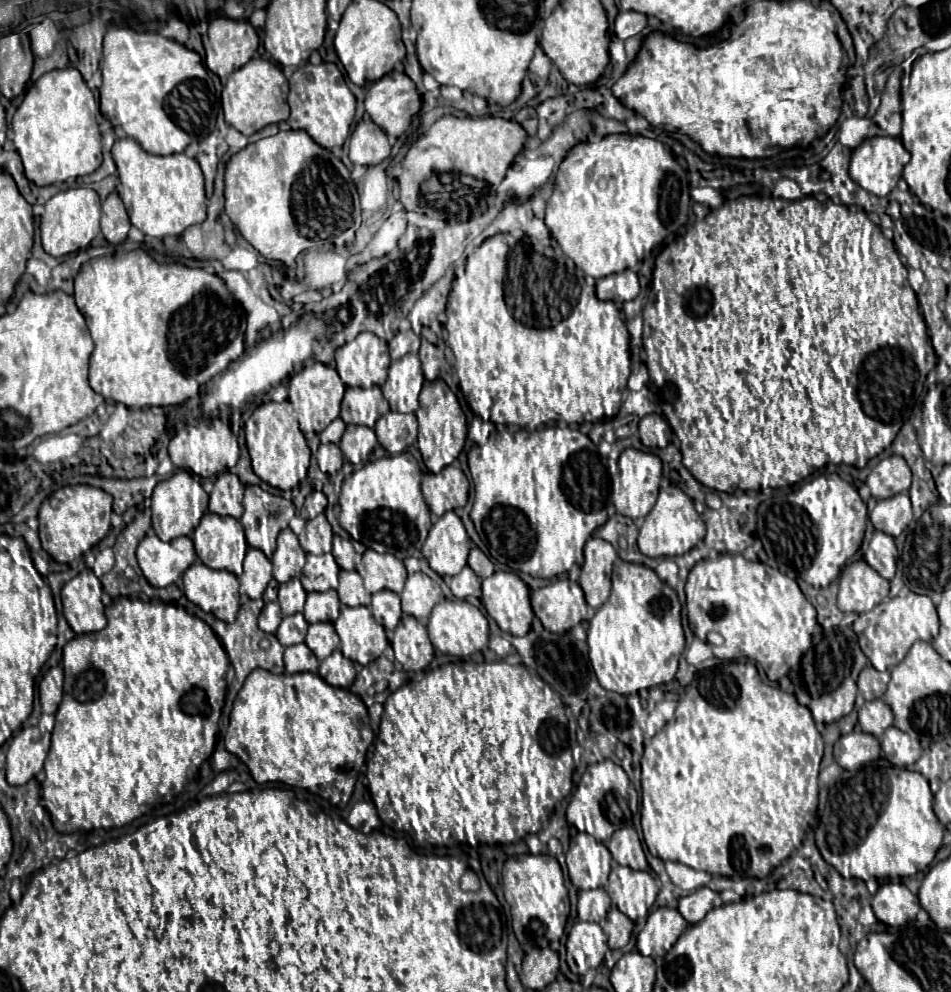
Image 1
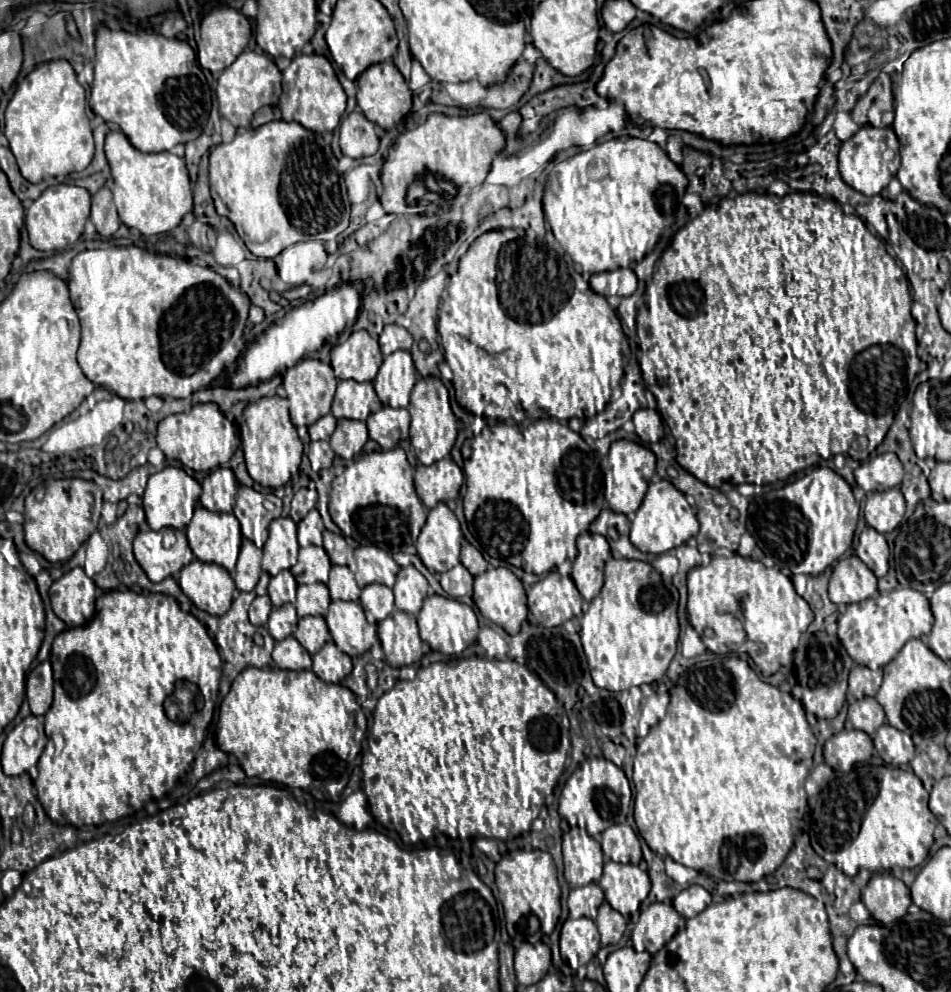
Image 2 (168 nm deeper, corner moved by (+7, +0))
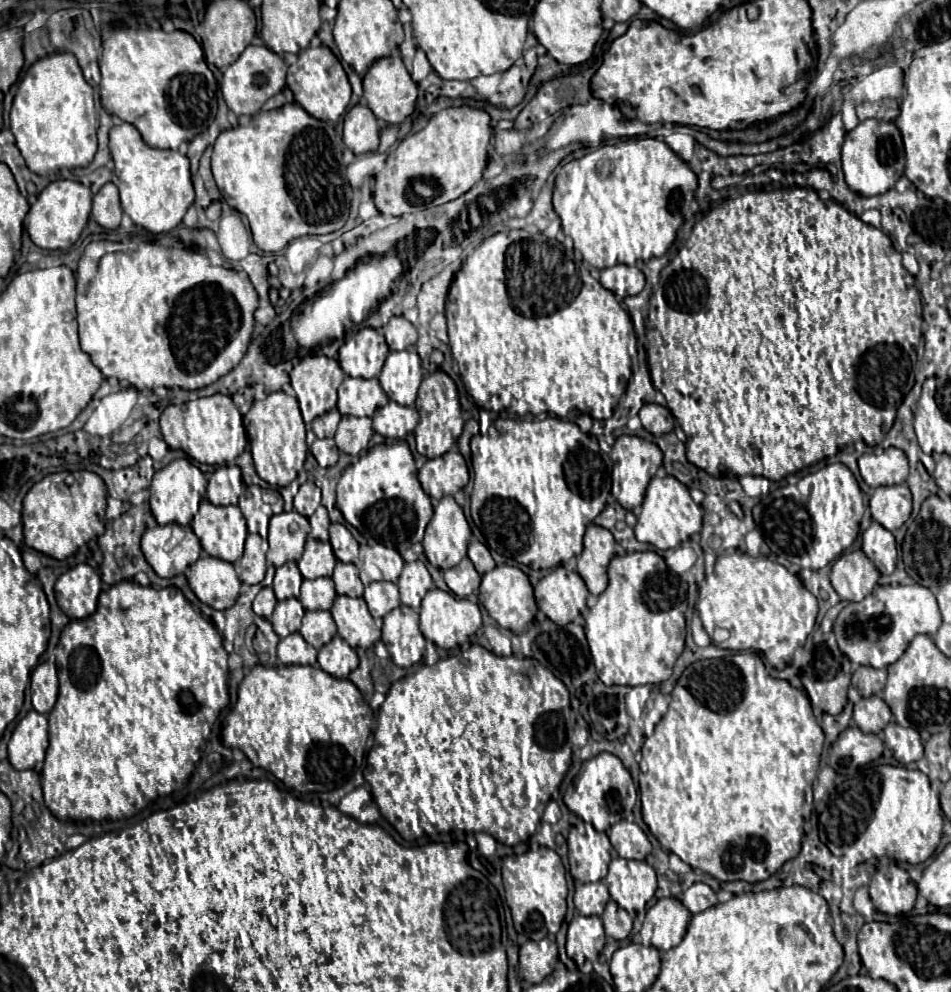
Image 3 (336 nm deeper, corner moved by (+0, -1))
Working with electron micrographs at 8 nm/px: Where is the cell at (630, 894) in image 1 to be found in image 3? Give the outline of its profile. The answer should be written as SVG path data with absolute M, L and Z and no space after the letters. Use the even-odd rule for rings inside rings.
M615 857L609 863L609 873L603 879L607 889L627 913L641 919L647 907L647 901L655 895L657 877L651 865L645 861L629 861Z

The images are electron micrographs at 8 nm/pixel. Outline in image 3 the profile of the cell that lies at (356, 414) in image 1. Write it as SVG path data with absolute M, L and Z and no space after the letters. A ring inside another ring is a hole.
M345 377L339 387L339 411L343 415L355 417L373 417L377 407L383 407L389 401L385 391L379 387L379 381L373 379L353 379Z

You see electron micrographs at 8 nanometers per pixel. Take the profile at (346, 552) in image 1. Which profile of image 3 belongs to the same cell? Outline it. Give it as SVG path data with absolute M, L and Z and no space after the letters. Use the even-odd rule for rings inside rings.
M333 523L329 527L329 535L331 535L333 551L335 551L339 561L343 561L343 563L357 561L357 557L359 557L359 543L355 541L355 537L351 535L351 531L345 525Z

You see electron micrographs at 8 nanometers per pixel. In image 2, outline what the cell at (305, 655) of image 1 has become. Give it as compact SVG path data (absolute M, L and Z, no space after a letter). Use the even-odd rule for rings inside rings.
M288 636L286 640L276 642L272 658L282 670L310 670L312 668L312 656L300 646L300 642L294 636Z

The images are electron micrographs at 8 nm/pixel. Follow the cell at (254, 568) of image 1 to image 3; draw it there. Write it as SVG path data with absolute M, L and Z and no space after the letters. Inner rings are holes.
M247 535L245 541L245 553L237 561L239 565L239 577L243 583L257 585L265 577L265 553L267 553L267 541L261 539L261 535Z

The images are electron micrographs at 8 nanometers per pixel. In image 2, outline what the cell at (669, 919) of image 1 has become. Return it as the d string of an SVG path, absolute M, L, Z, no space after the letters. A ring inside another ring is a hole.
M654 902L642 914L632 932L632 944L638 952L646 950L652 956L678 932L680 914L668 902Z

